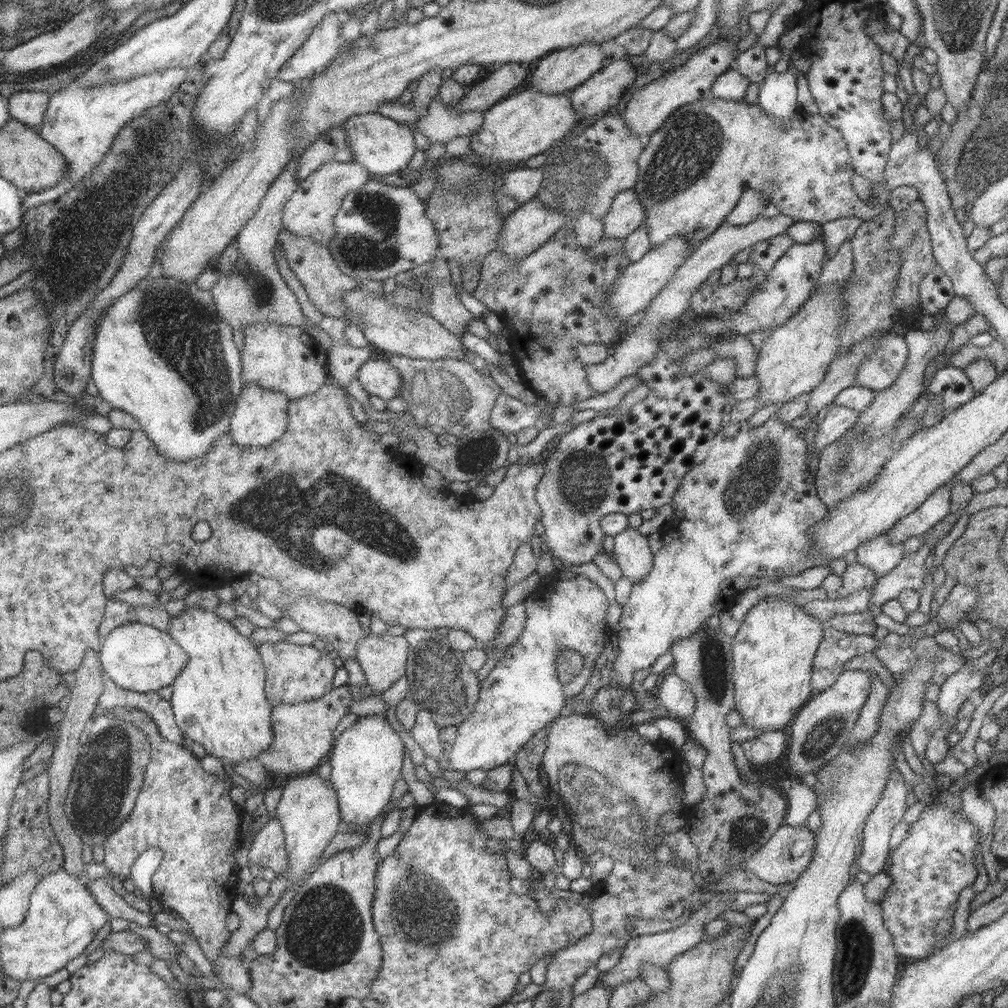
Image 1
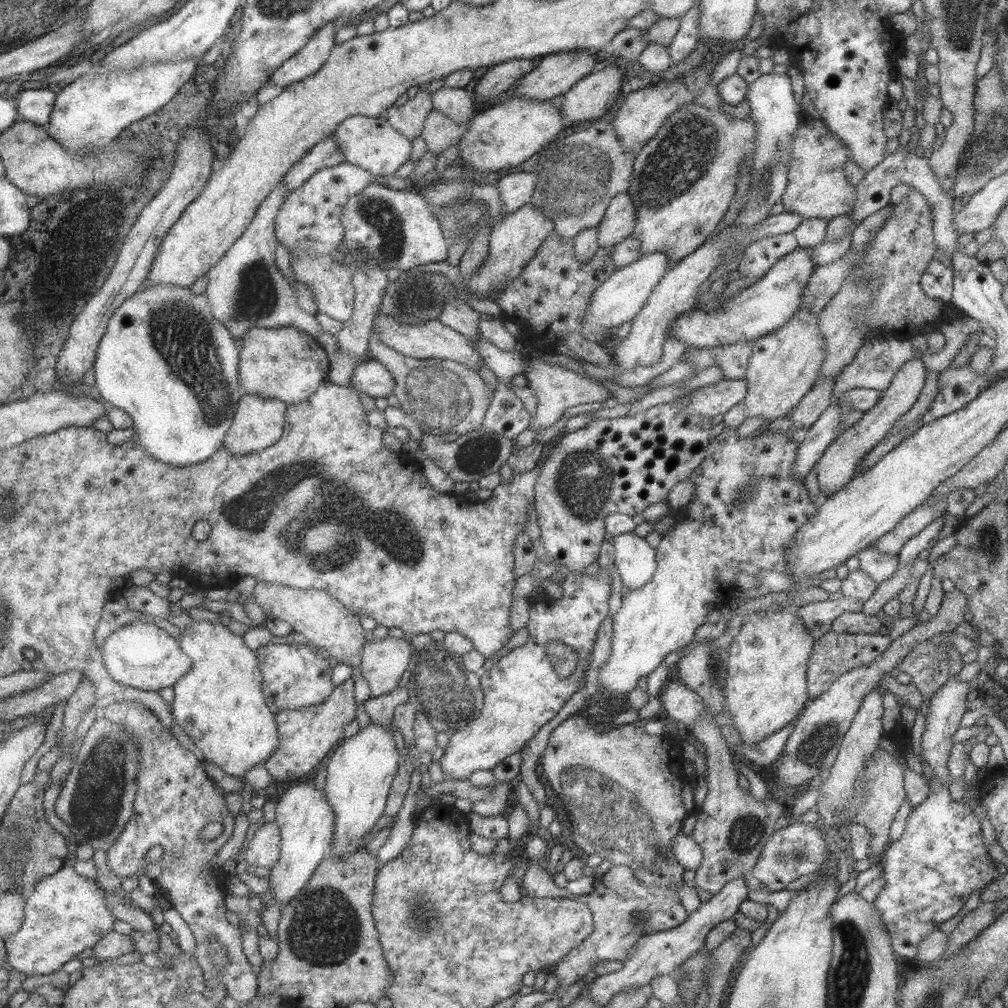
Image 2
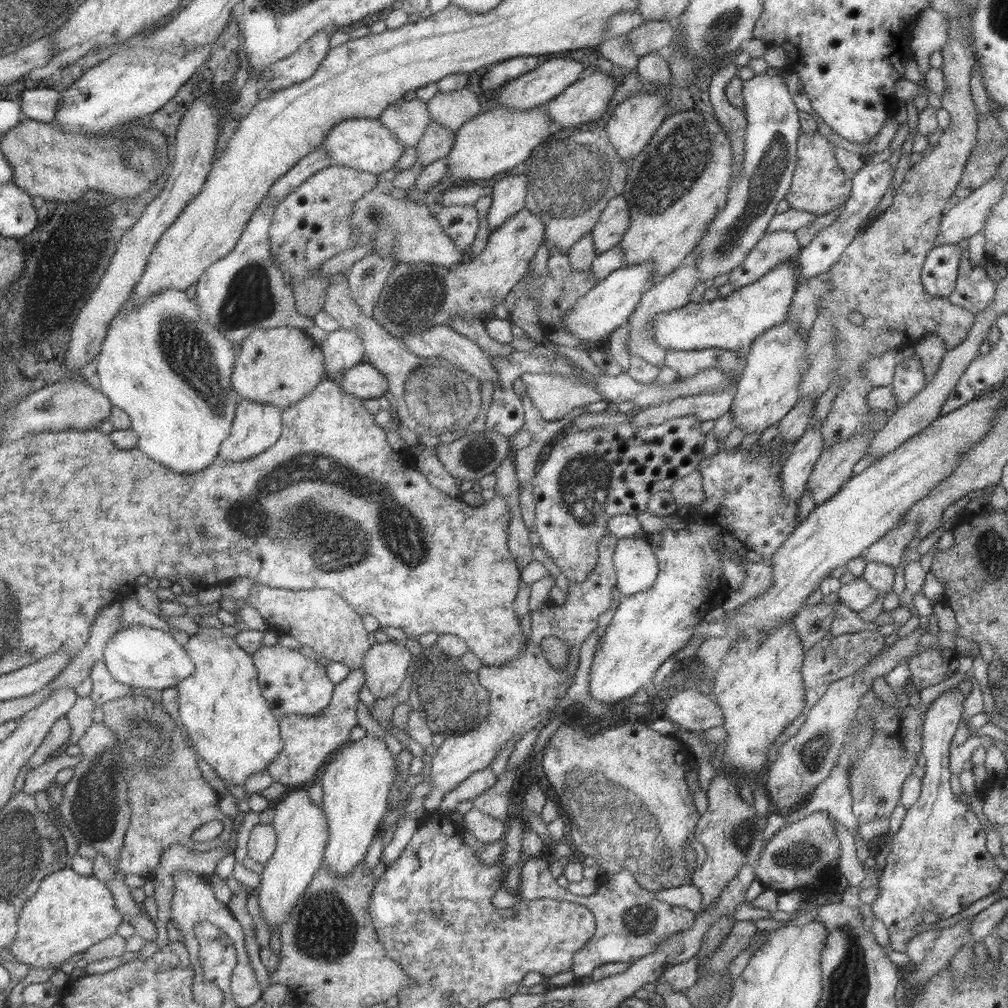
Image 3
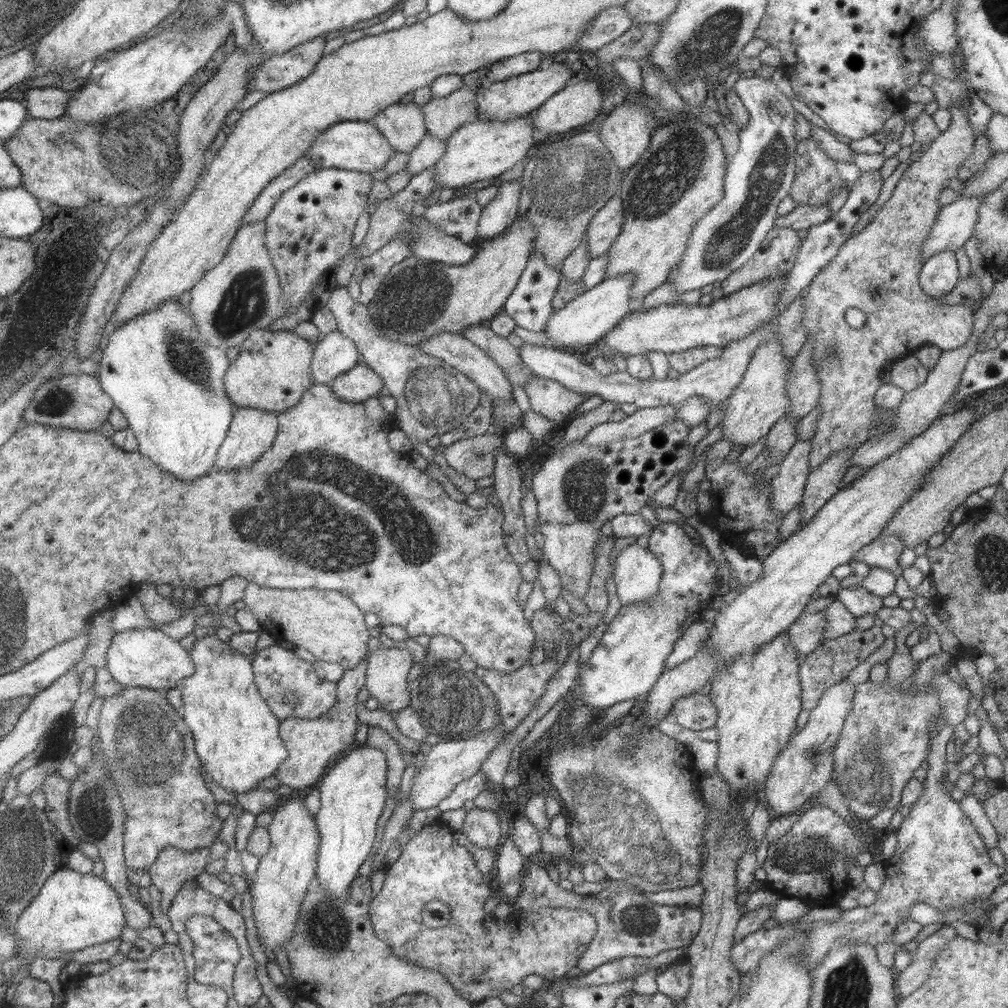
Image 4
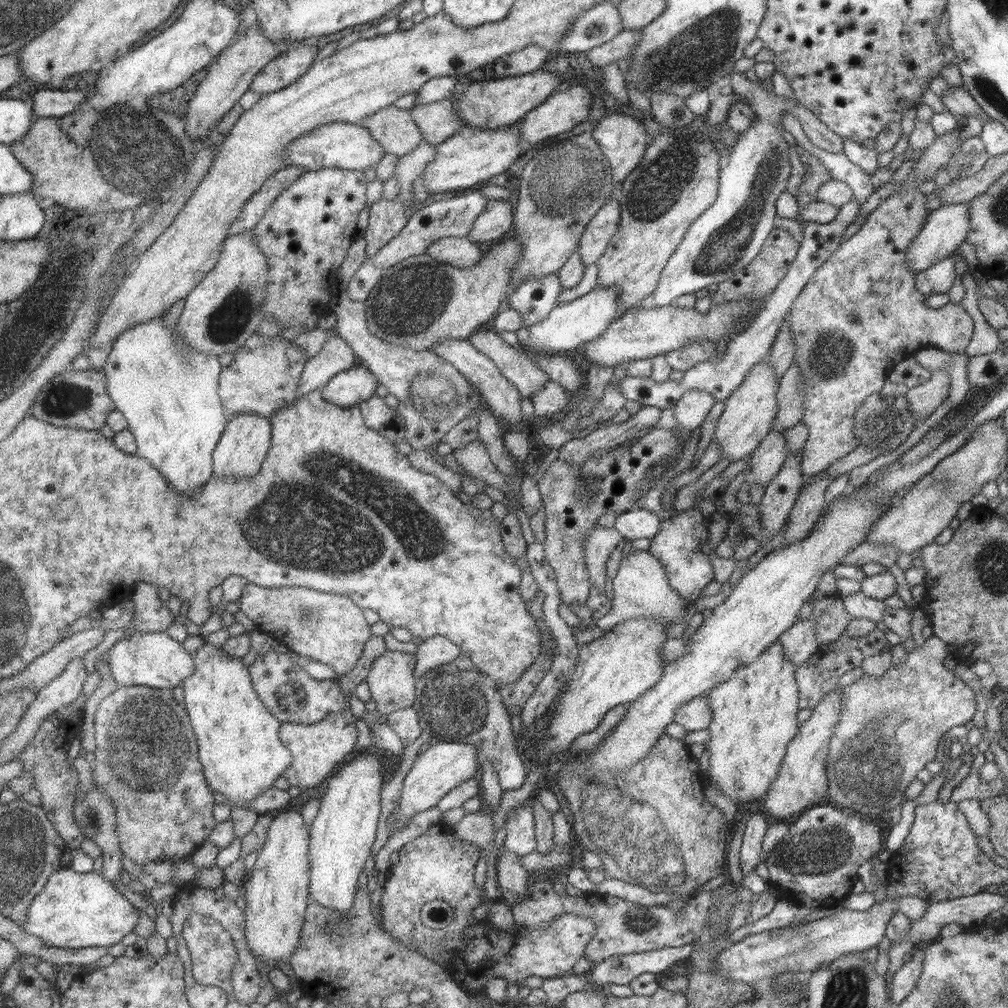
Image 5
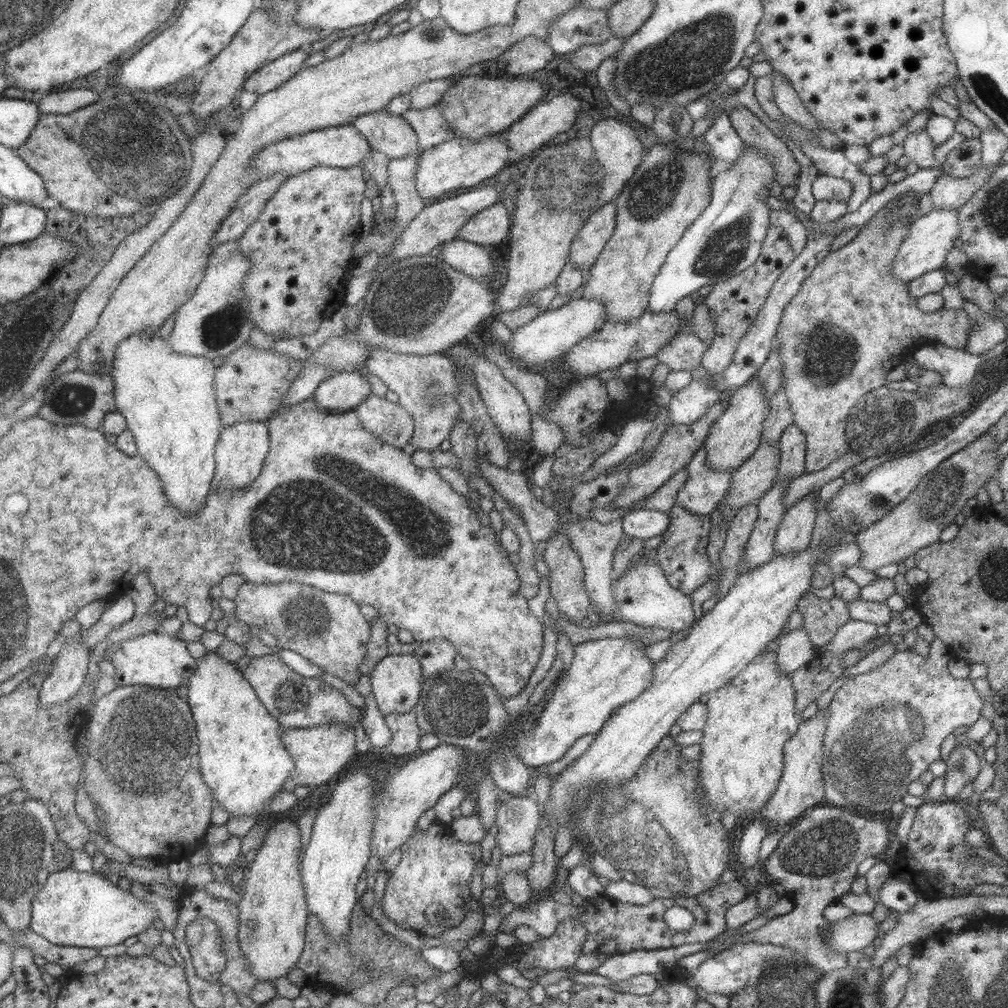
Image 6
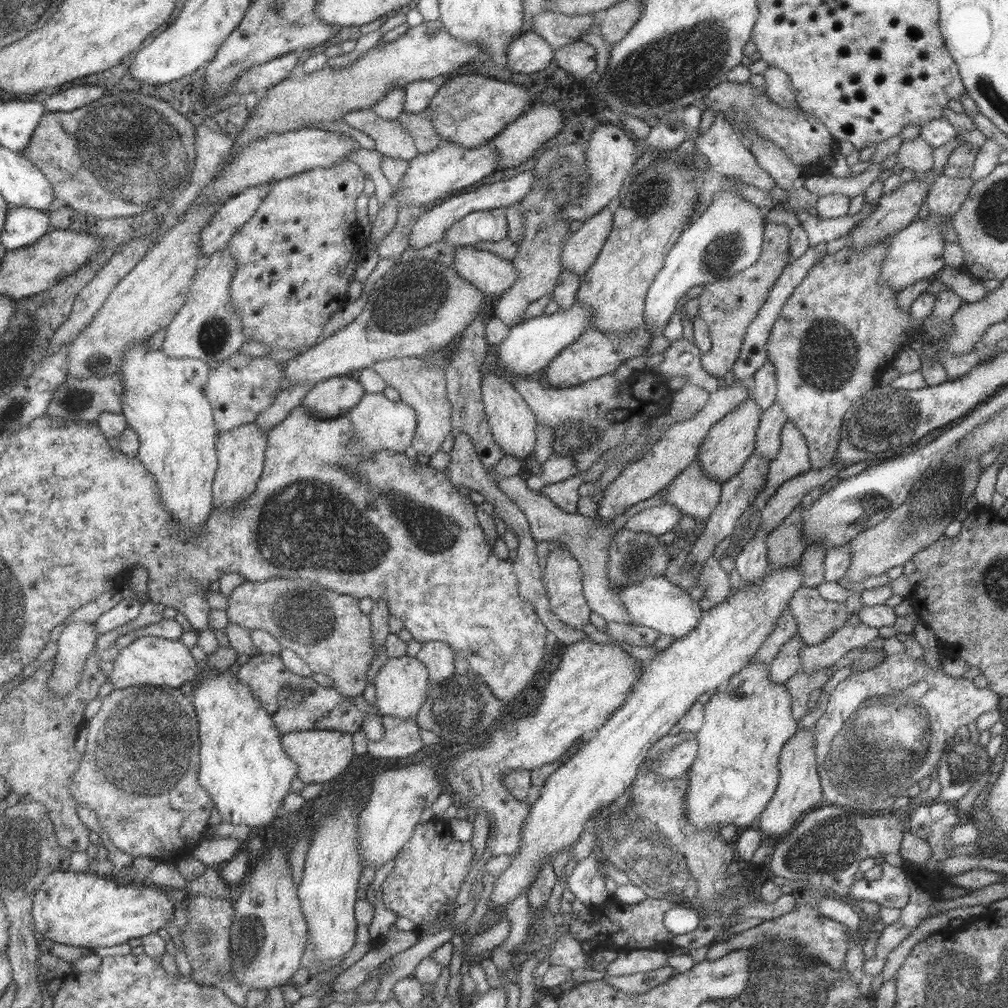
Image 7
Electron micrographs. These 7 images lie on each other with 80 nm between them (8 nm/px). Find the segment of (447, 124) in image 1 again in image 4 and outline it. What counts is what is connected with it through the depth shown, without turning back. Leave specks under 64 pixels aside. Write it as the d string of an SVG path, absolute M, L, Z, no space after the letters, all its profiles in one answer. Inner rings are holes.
M425 133L423 138L415 145L415 148L409 153L406 171L412 175L434 166L434 164L444 155L446 142L440 138Z

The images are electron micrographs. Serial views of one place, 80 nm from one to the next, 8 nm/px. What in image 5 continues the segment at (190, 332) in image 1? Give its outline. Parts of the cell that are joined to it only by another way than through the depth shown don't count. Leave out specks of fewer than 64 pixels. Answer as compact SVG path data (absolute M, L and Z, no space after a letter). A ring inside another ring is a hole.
M163 316L155 317L134 324L115 339L103 372L107 376L109 395L127 417L128 430L136 443L135 454L153 464L178 493L200 489L212 475L212 452L226 426L223 406L217 396L221 364L215 353L188 347L177 329L165 327Z

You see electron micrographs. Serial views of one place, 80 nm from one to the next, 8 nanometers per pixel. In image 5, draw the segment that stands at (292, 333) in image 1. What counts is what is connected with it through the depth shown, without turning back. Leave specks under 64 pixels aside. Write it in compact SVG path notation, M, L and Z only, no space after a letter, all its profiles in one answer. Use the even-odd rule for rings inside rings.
M250 334L233 352L231 364L221 368L219 374L217 396L223 406L225 422L229 422L233 415L244 412L269 417L275 411L293 405L296 402L297 382L308 360L303 354L299 347L278 334Z

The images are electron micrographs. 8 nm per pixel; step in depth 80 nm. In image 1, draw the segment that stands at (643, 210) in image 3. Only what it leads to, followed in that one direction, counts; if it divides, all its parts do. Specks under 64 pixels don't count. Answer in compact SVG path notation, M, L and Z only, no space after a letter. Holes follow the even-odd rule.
M711 92L689 104L676 108L655 132L647 136L637 159L638 175L633 189L645 207L644 224L648 228L651 247L665 242L671 235L685 235L695 248L724 222L745 186L755 191L770 190L768 202L775 205L781 214L793 220L825 222L856 216L862 221L881 214L881 208L868 207L857 198L852 189L854 175L847 145L842 134L827 124L821 116L804 110L795 110L786 123L776 125L757 103L718 99Z

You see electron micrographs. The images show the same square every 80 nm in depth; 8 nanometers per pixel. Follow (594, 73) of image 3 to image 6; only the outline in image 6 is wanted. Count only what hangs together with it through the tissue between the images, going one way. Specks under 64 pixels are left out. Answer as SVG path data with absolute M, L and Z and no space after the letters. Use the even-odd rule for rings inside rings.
M557 94L548 97L533 105L517 122L514 122L503 133L506 143L510 148L512 162L521 160L525 156L529 156L533 150L539 148L541 144L545 144L547 140L551 140L553 136L565 132L575 118L579 116L579 100L573 98L571 94Z

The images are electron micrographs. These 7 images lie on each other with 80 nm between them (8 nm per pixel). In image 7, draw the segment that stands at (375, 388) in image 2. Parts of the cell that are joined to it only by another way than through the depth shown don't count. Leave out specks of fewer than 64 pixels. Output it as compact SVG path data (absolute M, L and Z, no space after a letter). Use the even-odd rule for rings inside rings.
M349 375L333 376L329 380L316 382L309 393L301 399L301 408L321 419L337 418L356 406L365 392L359 381Z

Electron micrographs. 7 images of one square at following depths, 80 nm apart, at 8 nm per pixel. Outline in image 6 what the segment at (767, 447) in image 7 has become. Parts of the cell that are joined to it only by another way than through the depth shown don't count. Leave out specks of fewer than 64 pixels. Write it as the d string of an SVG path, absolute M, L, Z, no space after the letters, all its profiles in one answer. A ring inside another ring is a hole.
M781 387L768 402L769 415L763 421L760 442L765 440L769 444L778 444L785 427L793 425L793 414L789 410L789 404L785 400L785 392L783 392L783 388Z

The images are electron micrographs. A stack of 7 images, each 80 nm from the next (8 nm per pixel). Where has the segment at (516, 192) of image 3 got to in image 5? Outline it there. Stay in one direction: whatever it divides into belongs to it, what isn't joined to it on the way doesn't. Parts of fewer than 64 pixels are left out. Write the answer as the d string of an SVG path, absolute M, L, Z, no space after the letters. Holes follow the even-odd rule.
M513 198L510 201L487 200L467 238L473 242L496 243L513 226L513 213Z

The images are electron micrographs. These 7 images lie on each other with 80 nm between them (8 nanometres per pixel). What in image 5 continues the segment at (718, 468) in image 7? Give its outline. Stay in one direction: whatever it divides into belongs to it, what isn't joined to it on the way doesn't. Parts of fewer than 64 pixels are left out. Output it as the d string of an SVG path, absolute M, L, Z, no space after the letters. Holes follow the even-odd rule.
M767 360L757 361L753 368L745 374L741 385L726 399L724 410L713 432L713 441L722 452L722 458L731 462L739 460L752 453L761 440L770 432L771 423L777 415L777 388L773 368L769 368Z

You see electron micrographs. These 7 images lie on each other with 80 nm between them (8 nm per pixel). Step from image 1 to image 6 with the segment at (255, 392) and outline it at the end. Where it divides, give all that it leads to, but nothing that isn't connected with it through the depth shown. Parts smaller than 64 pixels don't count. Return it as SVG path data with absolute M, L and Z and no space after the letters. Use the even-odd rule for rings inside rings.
M245 420L224 428L214 447L214 473L210 488L242 489L253 482L260 473L263 461L269 450L269 436L265 422Z

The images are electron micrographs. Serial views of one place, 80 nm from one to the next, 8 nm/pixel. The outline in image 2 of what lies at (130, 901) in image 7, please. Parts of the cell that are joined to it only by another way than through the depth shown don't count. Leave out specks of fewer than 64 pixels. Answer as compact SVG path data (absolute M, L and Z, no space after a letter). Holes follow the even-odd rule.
M69 860L67 866L47 878L43 878L35 892L27 899L25 907L25 921L19 932L6 938L9 964L27 977L47 975L61 970L69 960L79 956L83 950L95 948L98 942L109 932L113 931L115 921L118 920L113 910L109 909L109 902L105 901L105 894L109 894L95 879L81 876L75 870L73 862Z

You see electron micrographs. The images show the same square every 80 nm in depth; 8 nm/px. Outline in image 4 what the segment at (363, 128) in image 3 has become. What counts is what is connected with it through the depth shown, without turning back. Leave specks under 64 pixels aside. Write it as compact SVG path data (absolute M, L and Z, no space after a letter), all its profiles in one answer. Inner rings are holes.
M337 121L328 126L314 141L306 148L306 153L298 158L289 168L286 168L273 178L262 191L258 193L249 206L245 216L242 216L241 225L249 224L258 220L264 220L268 212L271 212L273 205L277 202L282 192L293 187L297 182L310 172L320 168L342 168L348 171L364 172L369 174L379 170L393 156L394 148L387 142L387 139L369 121Z

